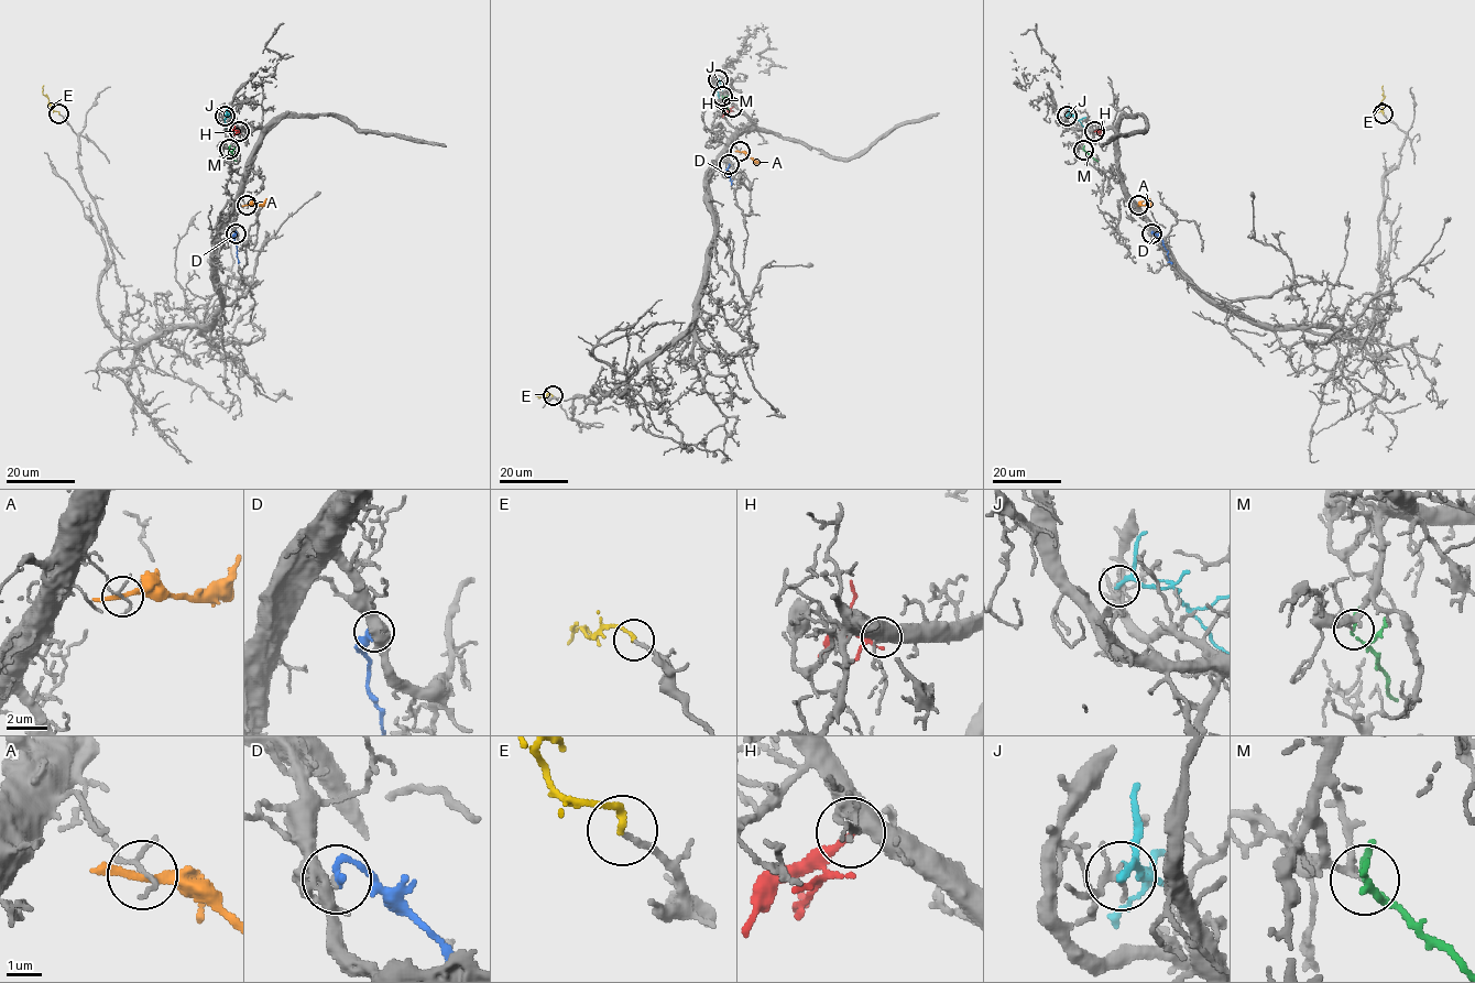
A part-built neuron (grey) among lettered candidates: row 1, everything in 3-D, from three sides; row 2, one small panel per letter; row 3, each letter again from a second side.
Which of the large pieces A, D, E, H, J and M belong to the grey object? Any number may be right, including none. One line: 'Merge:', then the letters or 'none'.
Merge: H

